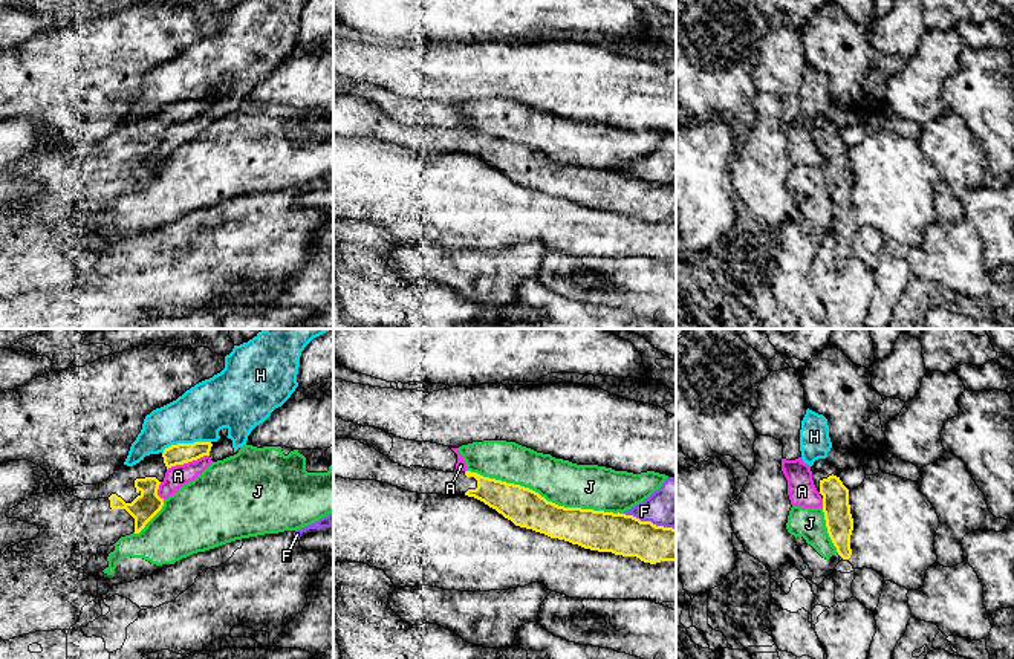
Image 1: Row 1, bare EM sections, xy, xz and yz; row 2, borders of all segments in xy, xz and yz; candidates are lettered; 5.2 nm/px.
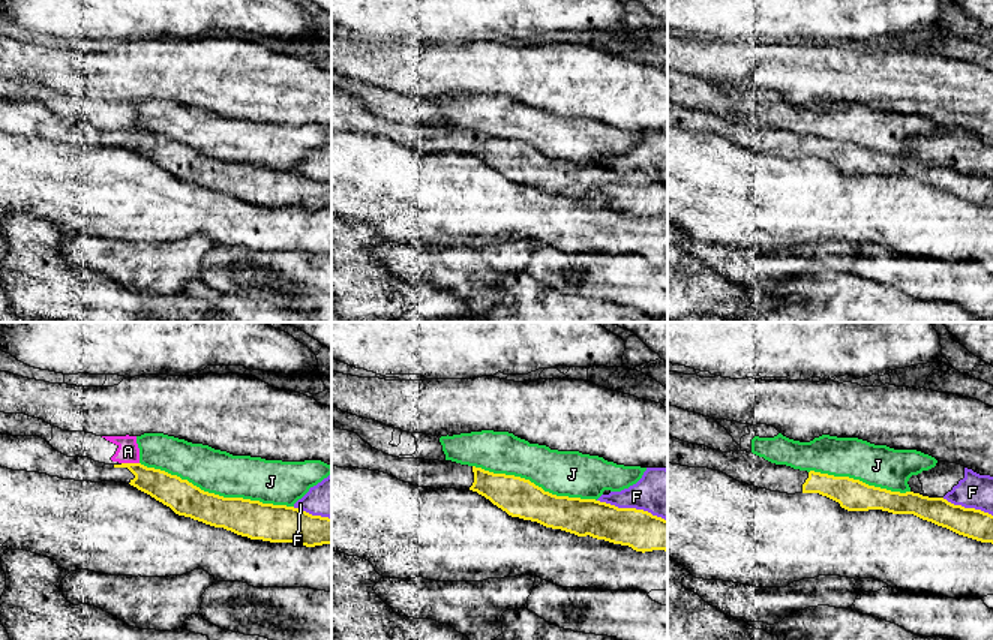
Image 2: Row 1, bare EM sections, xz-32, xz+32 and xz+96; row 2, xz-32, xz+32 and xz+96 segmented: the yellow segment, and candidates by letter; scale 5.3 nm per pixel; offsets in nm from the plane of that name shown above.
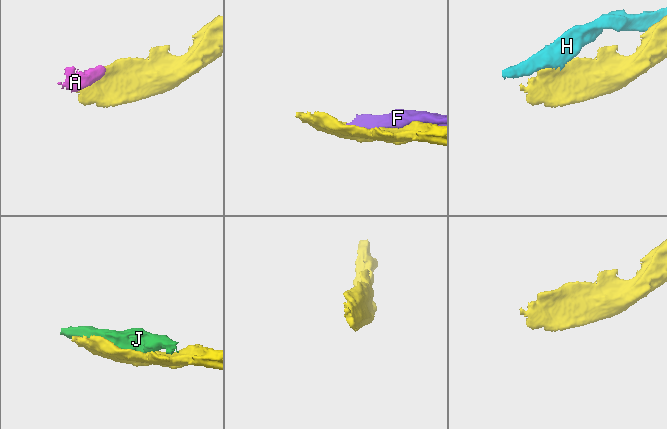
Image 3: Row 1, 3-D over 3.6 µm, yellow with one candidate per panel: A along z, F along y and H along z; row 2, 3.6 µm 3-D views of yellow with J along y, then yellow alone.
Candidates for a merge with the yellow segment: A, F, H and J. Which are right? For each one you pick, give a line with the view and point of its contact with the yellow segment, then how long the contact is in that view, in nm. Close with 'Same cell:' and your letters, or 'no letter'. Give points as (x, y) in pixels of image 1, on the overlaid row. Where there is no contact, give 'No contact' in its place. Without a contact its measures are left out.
Same cell: no letter

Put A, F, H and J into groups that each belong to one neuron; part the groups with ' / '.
A H / F / J

